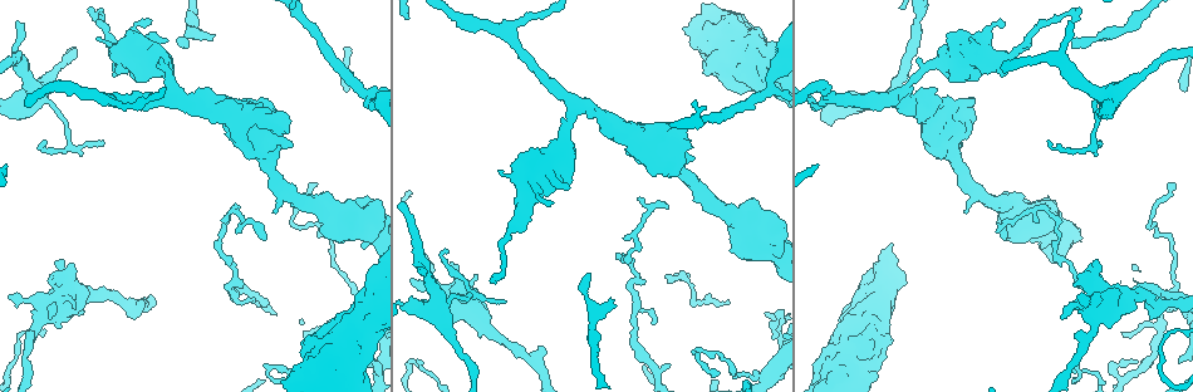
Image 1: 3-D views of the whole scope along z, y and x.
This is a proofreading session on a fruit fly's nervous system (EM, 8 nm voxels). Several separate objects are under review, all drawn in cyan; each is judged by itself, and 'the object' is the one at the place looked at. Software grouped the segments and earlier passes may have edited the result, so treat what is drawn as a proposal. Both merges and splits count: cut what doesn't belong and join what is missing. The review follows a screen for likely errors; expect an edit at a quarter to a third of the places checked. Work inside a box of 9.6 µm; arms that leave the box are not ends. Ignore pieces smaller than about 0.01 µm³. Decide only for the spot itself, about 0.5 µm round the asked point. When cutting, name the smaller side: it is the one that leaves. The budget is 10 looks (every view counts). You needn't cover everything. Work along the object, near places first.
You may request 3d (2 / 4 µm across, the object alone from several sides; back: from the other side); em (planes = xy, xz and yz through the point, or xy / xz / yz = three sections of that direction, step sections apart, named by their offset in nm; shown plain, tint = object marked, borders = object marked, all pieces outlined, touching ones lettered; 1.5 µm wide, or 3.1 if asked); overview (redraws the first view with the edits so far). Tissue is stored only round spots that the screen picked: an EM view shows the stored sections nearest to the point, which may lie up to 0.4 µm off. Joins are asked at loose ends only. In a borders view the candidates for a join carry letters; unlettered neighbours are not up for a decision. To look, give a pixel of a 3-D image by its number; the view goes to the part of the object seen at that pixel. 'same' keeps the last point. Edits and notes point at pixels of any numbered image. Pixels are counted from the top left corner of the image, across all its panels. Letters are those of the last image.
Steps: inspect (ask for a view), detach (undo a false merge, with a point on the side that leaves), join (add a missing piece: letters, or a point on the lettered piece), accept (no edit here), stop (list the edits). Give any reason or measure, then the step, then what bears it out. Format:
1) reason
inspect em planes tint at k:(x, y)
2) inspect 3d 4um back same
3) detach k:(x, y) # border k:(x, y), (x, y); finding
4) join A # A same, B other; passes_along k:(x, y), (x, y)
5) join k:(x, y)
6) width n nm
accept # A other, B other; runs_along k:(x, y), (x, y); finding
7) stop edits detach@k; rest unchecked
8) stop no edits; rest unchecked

an open end
inspect em xz step 8 borders at 1:(613, 300)

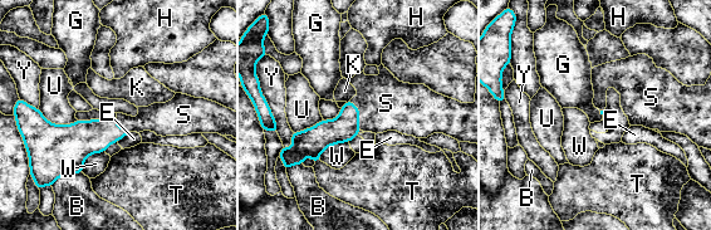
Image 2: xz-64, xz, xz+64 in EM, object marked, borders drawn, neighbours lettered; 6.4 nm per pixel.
inspect em planes borders same

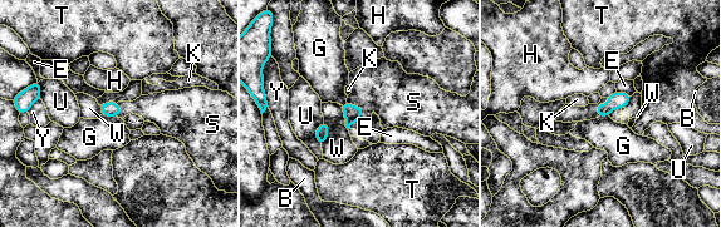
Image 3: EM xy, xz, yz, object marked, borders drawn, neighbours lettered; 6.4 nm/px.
longest_contact W 180 nm
join S # B other, E other, G other, H other, K other, S same, T other, U other, W other, Y other; the neuron continues

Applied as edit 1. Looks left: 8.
an open end
inspect 3d 4um at 1:(138, 300)

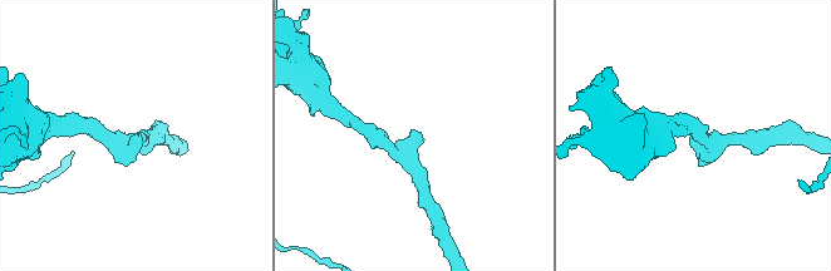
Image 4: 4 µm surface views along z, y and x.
need the tissue
inspect em planes borders at 4:(416, 136)

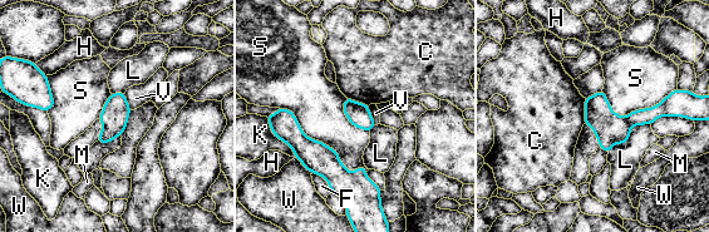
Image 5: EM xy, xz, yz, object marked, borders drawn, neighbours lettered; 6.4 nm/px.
width 150 nm
accept # C other, F other, H other, K other, L other, M other, S other, V other, W other; runs_along 5:(671, 107), (628, 122), (587, 121); no lettered piece goes on from it

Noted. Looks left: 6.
sharp bend
inspect em planes borders at 1:(639, 245)

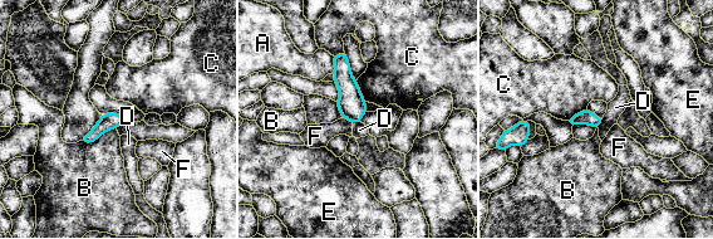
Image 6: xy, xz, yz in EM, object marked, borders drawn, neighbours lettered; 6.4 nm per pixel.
accept # A other, B other, C other, D other, E other, F other; border 6:(355, 81), (365, 101); one neuron here

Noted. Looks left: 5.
an open end
inspect em planes plain at 1:(570, 187)

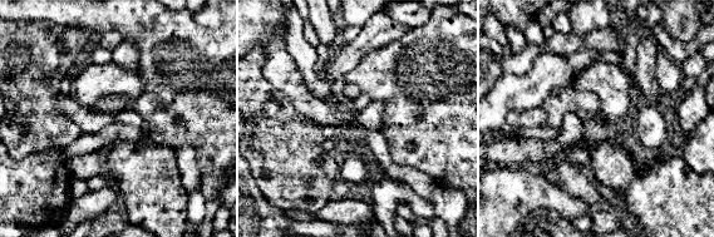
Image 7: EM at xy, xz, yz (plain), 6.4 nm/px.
inspect em planes borders same

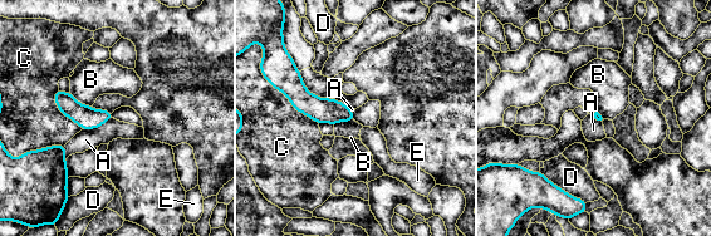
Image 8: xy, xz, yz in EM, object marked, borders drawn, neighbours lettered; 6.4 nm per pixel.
longest_contact C 380 nm
accept # A other, B other, C other, D other, E other; runs_along 8:(294, 74), (315, 108), (349, 117); no lettered piece goes on from it

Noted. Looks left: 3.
stop edits join@3; rest unchecked

